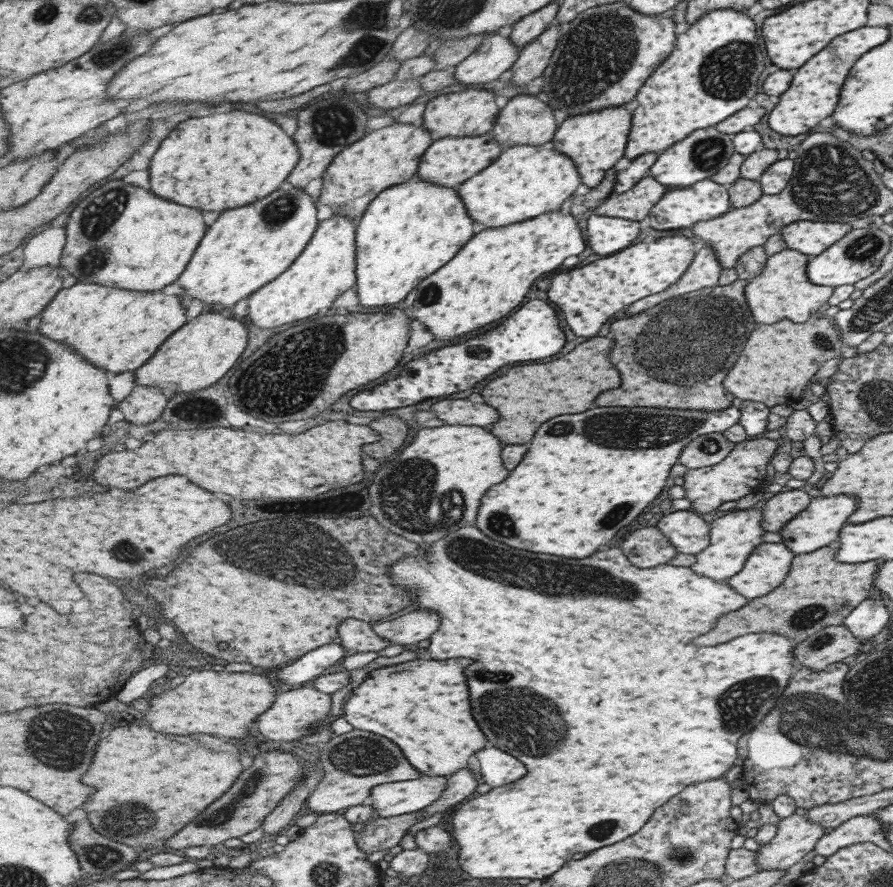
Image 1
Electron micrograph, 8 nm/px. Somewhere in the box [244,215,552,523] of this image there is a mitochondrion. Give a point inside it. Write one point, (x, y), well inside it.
(431, 294)

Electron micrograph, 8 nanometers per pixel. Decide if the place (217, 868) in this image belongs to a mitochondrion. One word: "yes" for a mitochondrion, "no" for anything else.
no

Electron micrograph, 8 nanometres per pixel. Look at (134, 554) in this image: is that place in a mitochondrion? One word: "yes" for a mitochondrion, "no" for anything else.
yes

